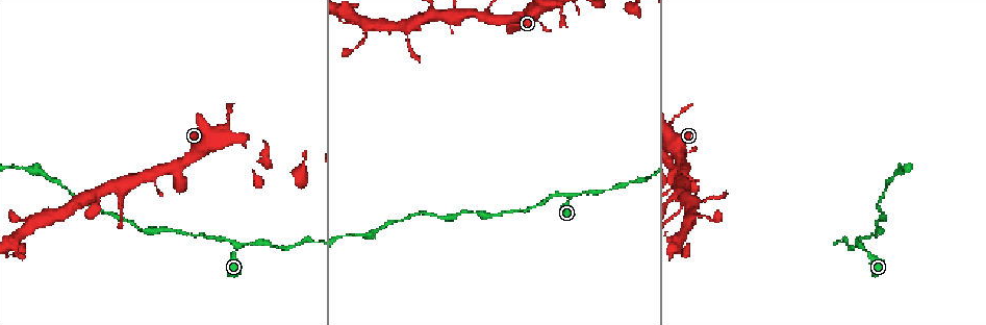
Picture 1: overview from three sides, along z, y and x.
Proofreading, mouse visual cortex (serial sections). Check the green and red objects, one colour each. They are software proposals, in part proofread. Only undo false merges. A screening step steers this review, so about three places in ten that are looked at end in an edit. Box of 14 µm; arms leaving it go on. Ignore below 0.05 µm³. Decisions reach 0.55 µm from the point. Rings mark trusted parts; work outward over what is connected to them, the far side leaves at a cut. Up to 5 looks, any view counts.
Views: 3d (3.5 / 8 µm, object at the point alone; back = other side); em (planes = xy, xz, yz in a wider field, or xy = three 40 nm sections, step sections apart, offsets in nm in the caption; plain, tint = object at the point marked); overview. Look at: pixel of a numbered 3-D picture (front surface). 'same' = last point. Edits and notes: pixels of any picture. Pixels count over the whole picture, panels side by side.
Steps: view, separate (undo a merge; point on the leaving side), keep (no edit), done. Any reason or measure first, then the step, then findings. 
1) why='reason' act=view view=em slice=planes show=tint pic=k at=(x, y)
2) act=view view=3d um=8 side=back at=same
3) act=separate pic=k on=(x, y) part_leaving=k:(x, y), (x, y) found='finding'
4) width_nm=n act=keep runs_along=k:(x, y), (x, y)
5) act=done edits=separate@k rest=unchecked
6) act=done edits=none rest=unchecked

why='two arms in line, one across' act=view view=3d um=3.5 pic=1 at=(462, 15)

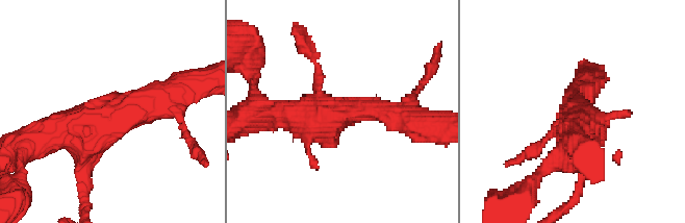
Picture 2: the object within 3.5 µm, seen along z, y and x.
why='shape alone is not enough' act=view view=em slice=xy step=5 show=tint pic=2 at=(105, 120)

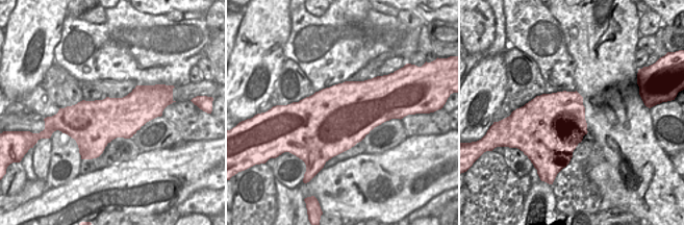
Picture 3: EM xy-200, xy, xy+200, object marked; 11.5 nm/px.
act=view view=em slice=xy step=2 show=tint at=same

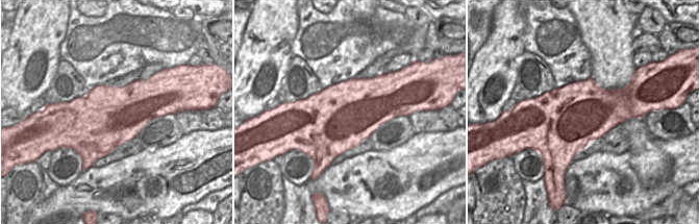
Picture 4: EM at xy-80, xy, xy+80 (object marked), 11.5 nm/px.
width_nm=750 act=keep runs_along=2:(146, 106), (21, 148) found='one cell here'

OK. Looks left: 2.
why='narrows sharply' act=view view=3d um=3.5 pic=1 at=(708, 216)

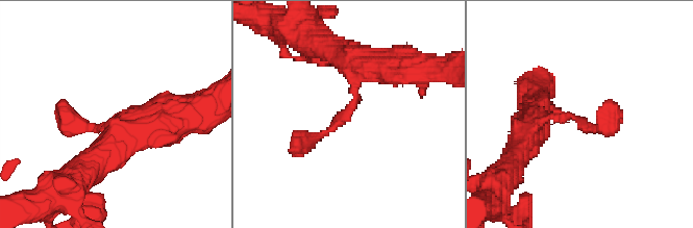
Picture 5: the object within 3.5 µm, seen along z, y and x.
why='now the EM' act=view view=em slice=xy step=3 show=tint pic=5 at=(577, 120)

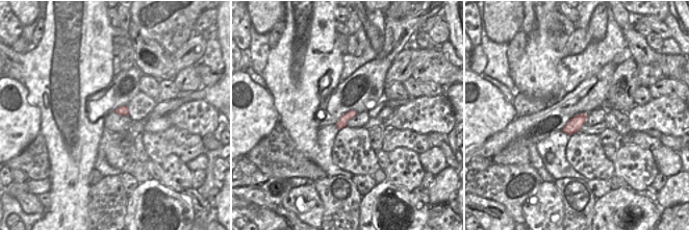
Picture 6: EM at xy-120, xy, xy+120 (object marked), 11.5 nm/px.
act=keep runs_along=5:(528, 128), (568, 116), (605, 128), (611, 109) found='one cell here'

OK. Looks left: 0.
act=done edits=none rest=unchecked

